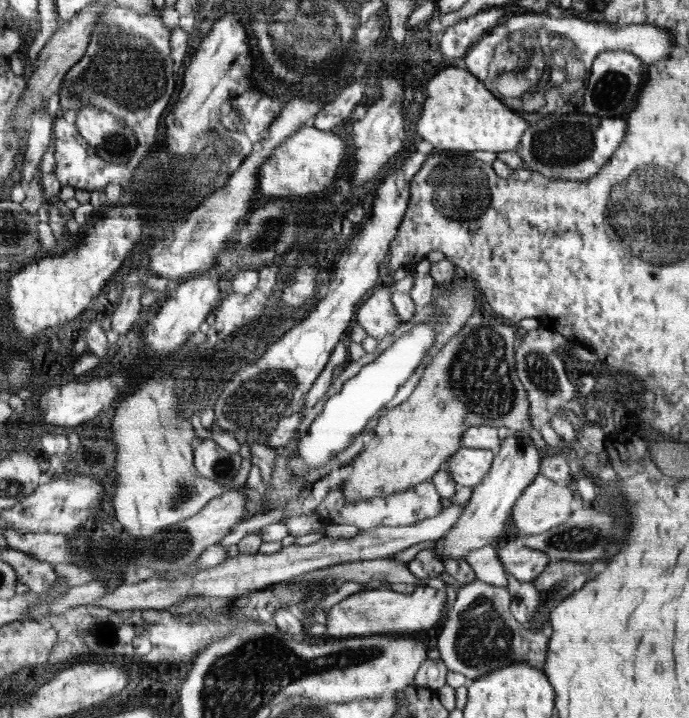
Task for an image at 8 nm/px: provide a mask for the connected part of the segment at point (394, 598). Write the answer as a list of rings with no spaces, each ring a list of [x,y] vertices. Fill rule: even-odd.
[[[430,586],[414,587],[414,592],[402,594],[389,588],[358,591],[324,612],[326,636],[336,639],[368,637],[370,635],[402,635],[432,629],[446,616],[446,592]]]

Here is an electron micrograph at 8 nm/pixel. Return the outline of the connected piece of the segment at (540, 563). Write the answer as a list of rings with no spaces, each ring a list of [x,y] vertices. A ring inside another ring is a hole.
[[[514,542],[504,548],[497,547],[497,556],[505,572],[510,572],[520,582],[528,583],[536,580],[539,574],[548,568],[550,562],[550,558],[541,551],[526,546],[518,548]]]

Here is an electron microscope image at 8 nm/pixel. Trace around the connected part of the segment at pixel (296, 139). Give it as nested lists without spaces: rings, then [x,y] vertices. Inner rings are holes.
[[[314,126],[300,127],[298,131],[275,146],[269,156],[258,167],[258,195],[260,201],[275,199],[277,197],[318,196],[328,192],[334,184],[336,168],[340,170],[344,160],[344,140],[341,136],[330,130],[318,130]]]

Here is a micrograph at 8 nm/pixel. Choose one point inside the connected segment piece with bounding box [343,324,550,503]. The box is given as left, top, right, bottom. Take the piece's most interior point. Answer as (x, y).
(472, 381)

